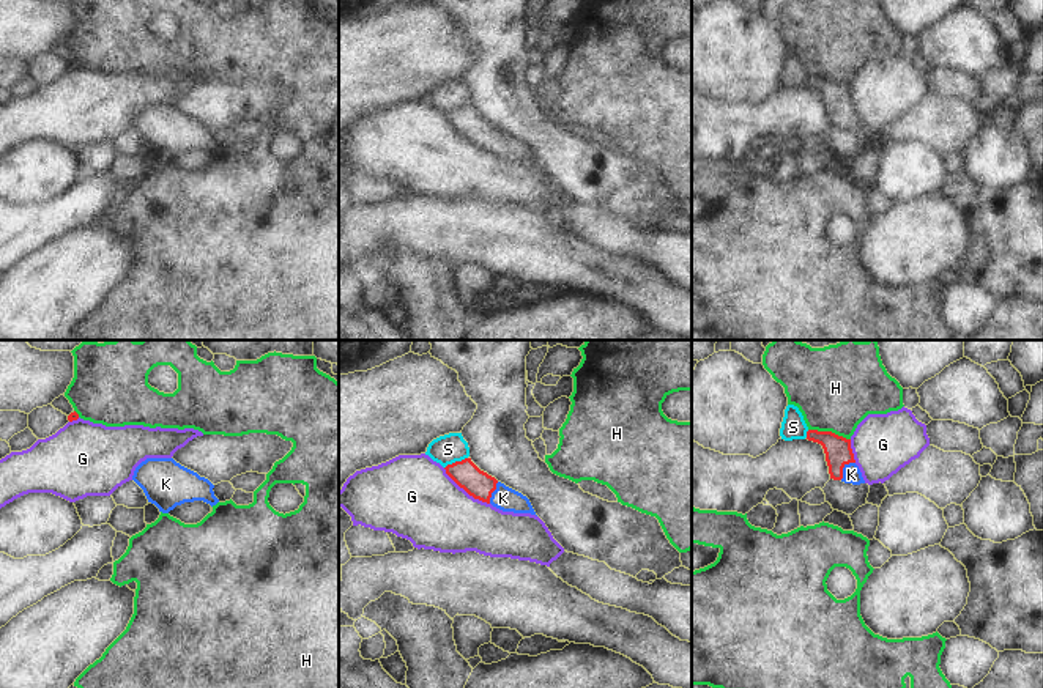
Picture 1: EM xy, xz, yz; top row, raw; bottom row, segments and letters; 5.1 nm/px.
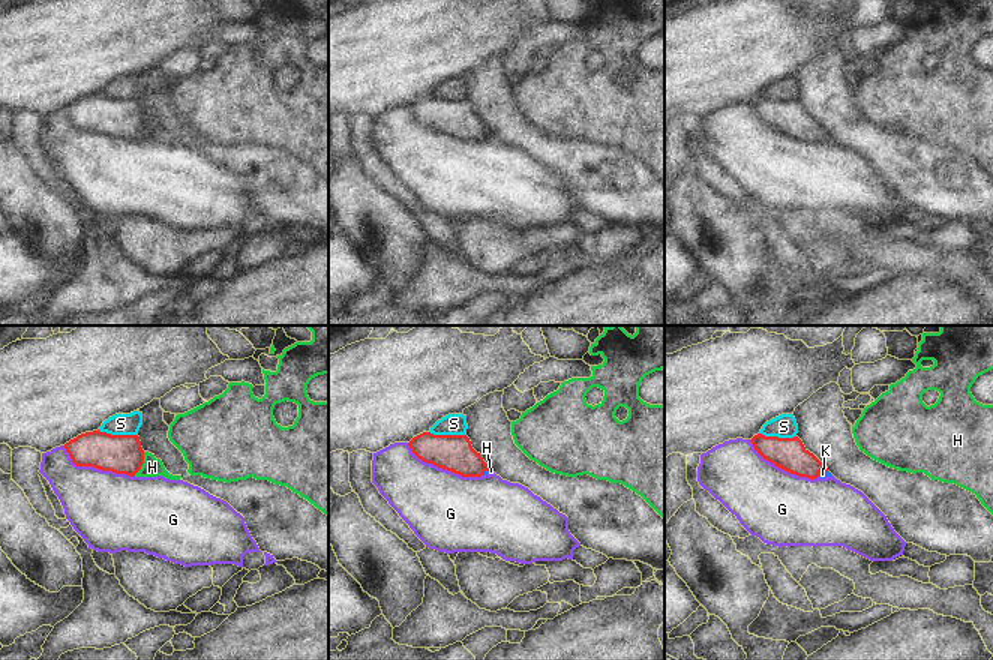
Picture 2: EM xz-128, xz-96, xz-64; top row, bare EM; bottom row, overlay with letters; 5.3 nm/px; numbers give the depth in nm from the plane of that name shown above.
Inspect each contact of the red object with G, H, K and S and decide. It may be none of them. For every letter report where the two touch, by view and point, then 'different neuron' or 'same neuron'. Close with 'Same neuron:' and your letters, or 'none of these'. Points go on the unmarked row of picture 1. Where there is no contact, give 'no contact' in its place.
G: xz (465, 137) | different neuron
H: yz (829, 79) | different neuron
K: yz (843, 114) | same neuron
S: xz (456, 109) | different neuron
Same neuron: K

